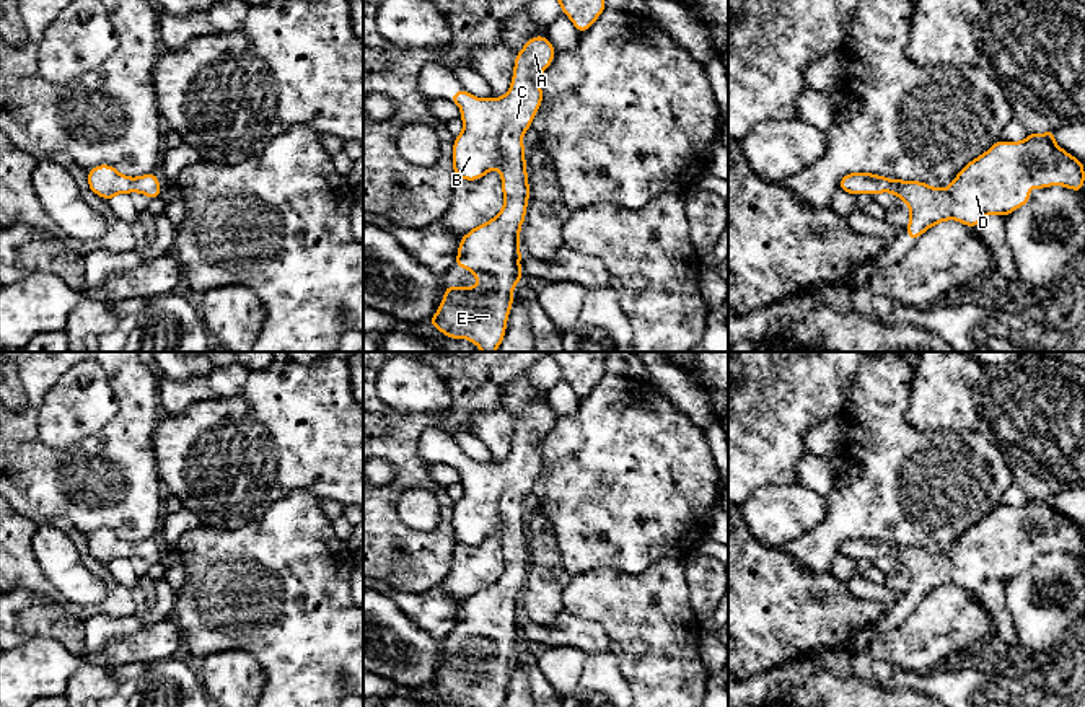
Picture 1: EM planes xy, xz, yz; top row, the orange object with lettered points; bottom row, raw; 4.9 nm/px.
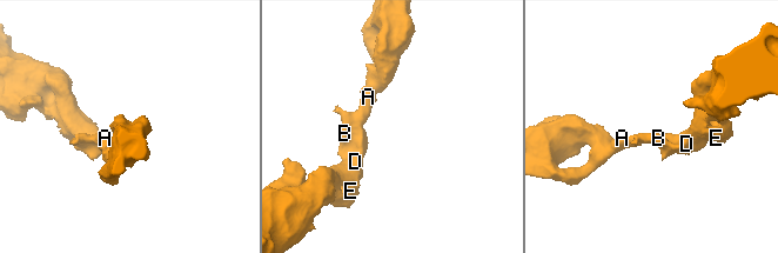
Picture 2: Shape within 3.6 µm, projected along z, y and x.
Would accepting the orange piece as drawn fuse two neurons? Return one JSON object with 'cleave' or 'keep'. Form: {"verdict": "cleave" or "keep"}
{"verdict": "keep"}

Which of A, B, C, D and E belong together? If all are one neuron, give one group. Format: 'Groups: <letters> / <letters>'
Groups: A B C D E

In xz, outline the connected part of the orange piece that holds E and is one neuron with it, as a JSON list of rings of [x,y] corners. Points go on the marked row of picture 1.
[[[544,36],[531,37],[515,57],[512,86],[502,98],[476,98],[461,88],[450,99],[459,106],[461,121],[464,124],[463,132],[455,138],[453,143],[453,171],[456,178],[466,181],[476,181],[485,176],[490,169],[497,168],[502,178],[503,209],[489,222],[472,228],[468,235],[461,236],[458,248],[456,267],[469,269],[474,279],[479,279],[477,287],[445,287],[445,298],[438,306],[438,311],[428,321],[435,329],[451,339],[469,339],[482,352],[495,352],[505,337],[507,319],[513,305],[513,287],[521,282],[520,267],[520,230],[526,217],[526,205],[529,199],[528,173],[525,155],[526,148],[521,143],[521,137],[533,124],[533,117],[541,108],[542,90],[541,73],[552,64],[556,49],[551,41]]]

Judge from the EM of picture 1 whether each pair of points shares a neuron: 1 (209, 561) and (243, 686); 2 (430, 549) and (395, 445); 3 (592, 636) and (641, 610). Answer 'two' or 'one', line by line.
1: two
2: one
3: two

